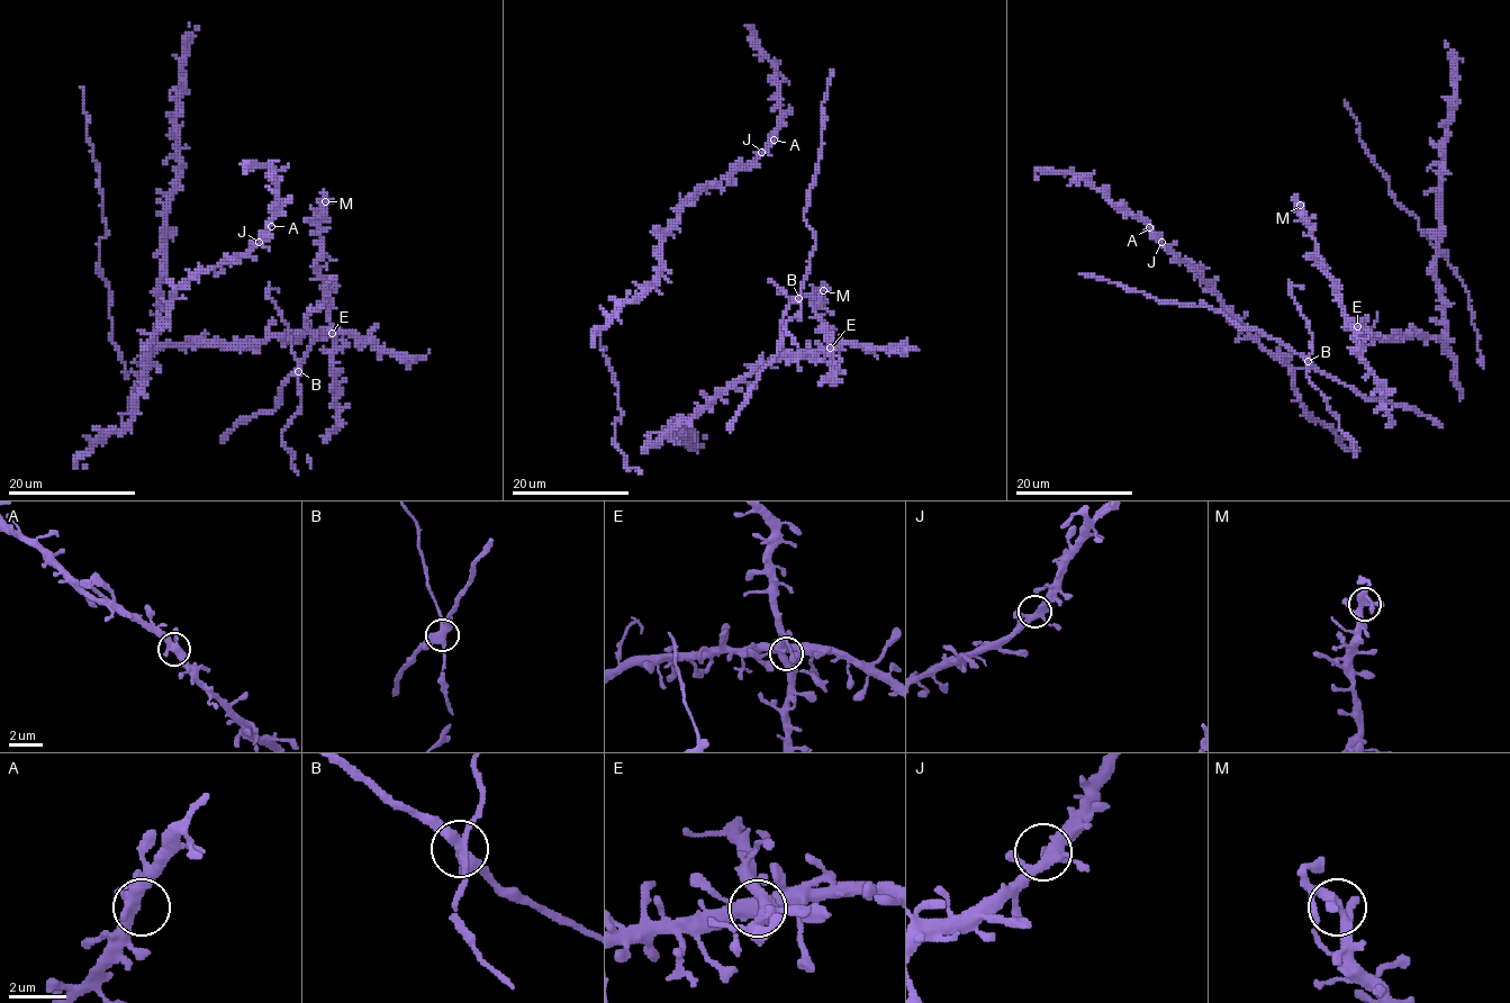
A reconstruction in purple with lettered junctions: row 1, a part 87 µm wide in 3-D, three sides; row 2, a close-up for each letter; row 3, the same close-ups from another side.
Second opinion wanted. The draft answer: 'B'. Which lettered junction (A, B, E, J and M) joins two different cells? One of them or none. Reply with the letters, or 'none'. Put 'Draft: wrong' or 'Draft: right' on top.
Draft: right
B

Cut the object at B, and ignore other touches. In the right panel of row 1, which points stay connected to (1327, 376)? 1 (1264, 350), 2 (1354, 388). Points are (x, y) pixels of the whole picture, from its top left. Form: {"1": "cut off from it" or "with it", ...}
{"1": "cut off from it", "2": "with it"}

